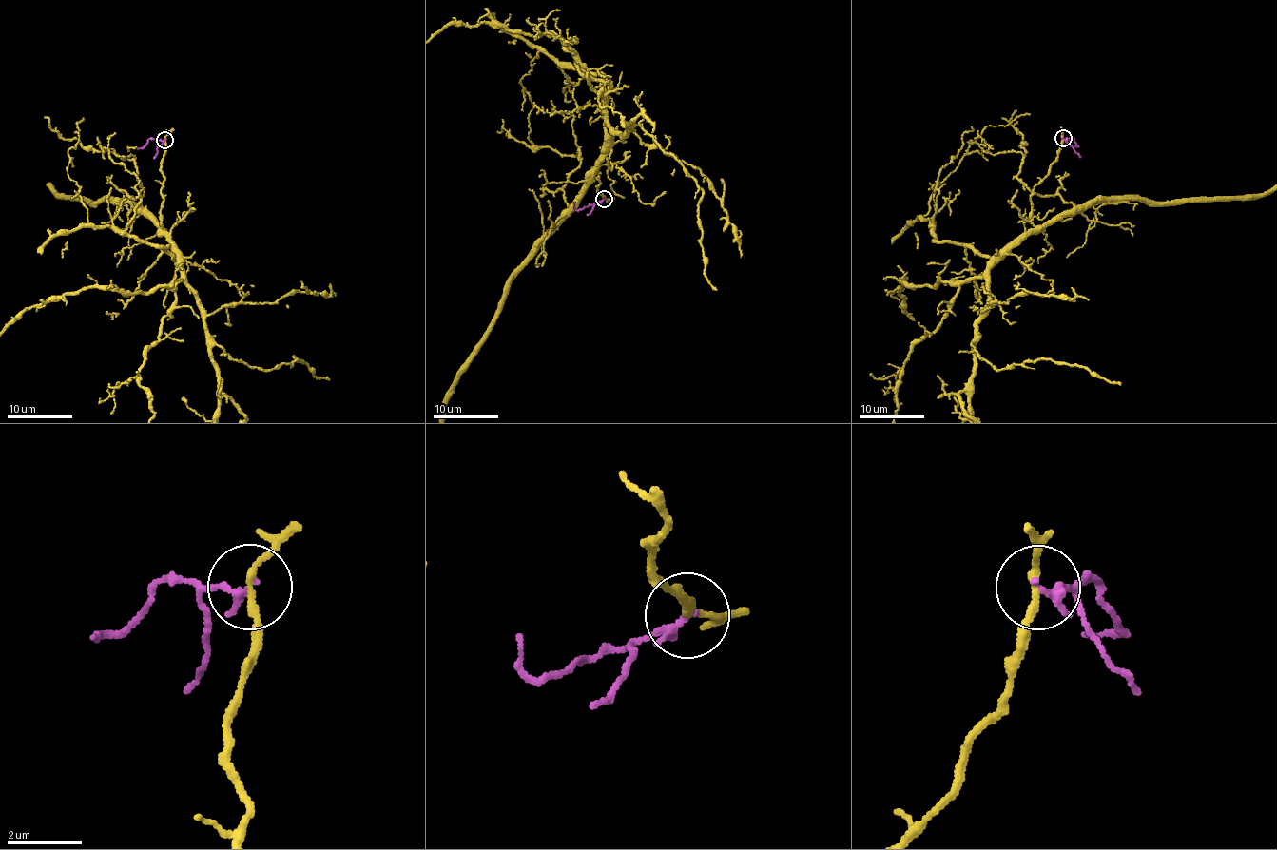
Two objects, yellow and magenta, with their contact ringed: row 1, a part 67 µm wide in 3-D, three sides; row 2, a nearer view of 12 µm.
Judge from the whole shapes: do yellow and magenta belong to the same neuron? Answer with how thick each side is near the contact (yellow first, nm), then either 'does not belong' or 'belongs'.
calibres 190 and 240 nm; does not belong

